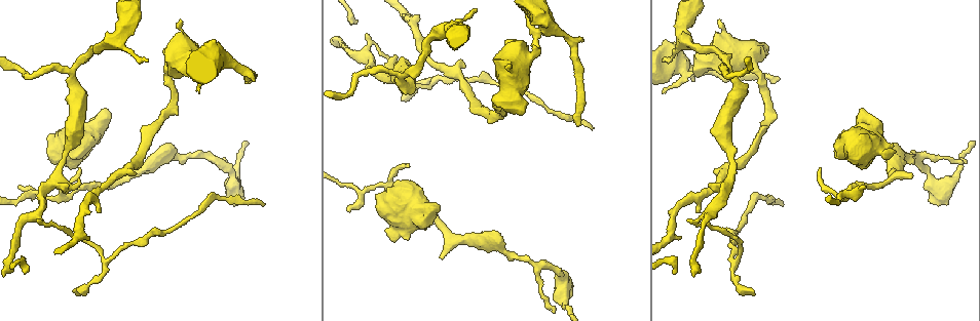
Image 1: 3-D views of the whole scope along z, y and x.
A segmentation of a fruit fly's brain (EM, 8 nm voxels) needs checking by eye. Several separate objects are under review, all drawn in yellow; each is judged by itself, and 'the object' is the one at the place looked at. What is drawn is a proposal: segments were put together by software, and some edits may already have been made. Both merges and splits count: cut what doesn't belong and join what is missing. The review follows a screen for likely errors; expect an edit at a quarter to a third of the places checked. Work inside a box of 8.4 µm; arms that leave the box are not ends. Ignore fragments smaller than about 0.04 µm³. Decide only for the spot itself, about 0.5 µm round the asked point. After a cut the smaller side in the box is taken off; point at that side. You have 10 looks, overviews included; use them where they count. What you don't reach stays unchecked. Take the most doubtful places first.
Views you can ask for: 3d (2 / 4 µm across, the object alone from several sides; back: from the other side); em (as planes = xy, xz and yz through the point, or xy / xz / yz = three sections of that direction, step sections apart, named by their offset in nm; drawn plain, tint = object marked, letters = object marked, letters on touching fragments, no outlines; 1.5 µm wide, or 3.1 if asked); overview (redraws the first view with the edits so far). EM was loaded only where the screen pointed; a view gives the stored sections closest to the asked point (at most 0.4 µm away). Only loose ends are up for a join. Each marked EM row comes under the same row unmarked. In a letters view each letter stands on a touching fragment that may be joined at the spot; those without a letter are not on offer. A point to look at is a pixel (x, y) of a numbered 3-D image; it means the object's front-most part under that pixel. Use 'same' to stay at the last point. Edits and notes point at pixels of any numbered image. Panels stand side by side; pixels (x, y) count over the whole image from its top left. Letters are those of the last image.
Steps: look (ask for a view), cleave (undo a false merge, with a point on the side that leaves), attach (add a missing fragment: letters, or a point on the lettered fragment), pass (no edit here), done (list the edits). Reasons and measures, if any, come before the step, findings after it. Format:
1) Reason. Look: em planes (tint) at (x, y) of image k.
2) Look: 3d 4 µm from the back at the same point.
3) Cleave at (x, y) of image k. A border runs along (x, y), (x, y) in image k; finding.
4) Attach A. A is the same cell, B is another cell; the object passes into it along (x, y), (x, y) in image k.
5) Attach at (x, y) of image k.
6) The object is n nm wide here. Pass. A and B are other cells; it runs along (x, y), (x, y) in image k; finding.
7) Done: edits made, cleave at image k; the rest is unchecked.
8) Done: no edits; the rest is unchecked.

Free end. Look: em planes (letters) at (708, 185) of image 1.

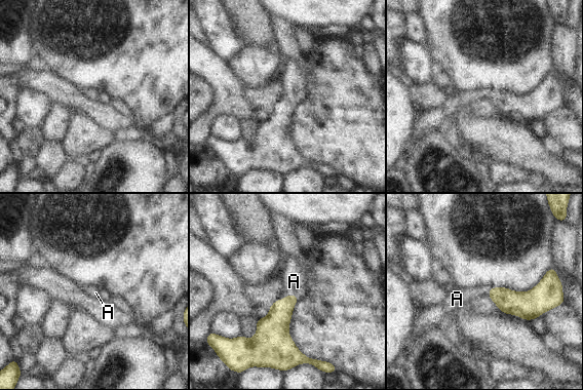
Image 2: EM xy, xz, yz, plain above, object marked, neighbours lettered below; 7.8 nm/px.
The longest contact is with A, 170 nm. Attach A. A is the same cell; the object passes into it along (277, 321), (288, 294), (294, 281) in image 2; the neuron continues.

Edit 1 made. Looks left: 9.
Look: overview.

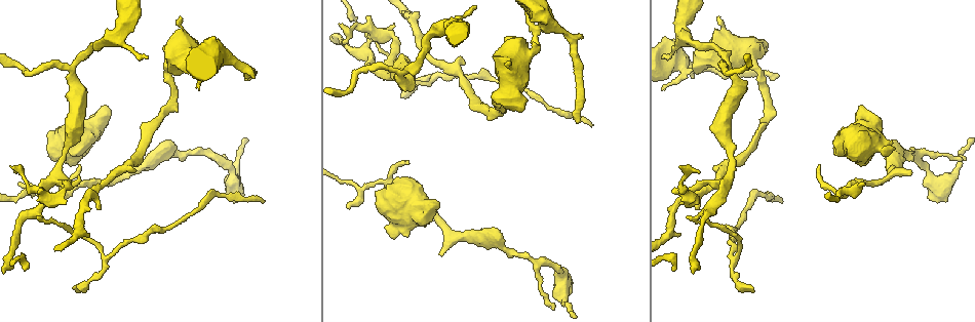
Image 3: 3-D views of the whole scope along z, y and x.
Look: em planes (tint) at (910, 170) of image 3.

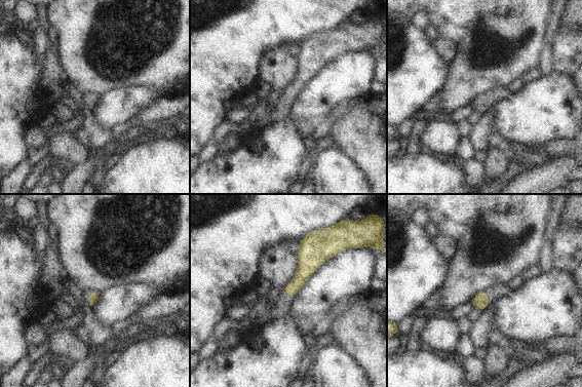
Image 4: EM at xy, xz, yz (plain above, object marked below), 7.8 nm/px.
See the neighbours. Look: em planes (letters) at the same point.

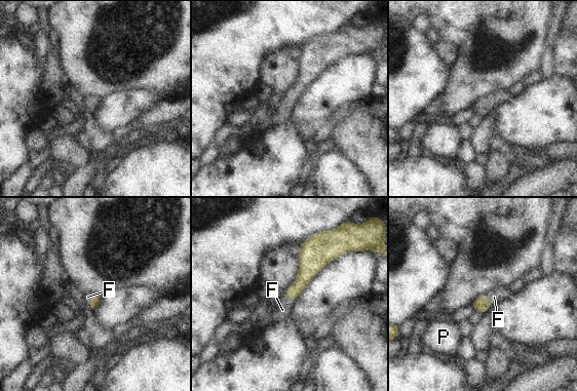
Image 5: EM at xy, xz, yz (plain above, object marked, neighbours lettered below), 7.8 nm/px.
Attach F. F is the same cell, P is another cell; it goes on there.

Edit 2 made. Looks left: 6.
An open end. Look: 3d 4 µm at (779, 76) of image 3.

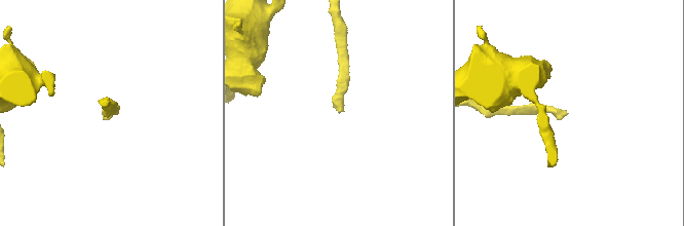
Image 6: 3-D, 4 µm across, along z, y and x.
Now the EM. Look: em planes (letters) at (342, 110) of image 6.

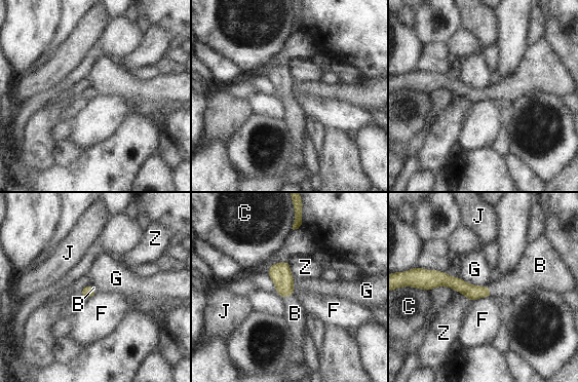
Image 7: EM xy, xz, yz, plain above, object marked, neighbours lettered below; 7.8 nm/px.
Attach B. B is the same cell, C, F, G, J and Z are other cells; the object passes into it along (471, 292), (491, 292), (506, 288) in image 7; the neuron continues.

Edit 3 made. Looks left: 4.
Look: overview.

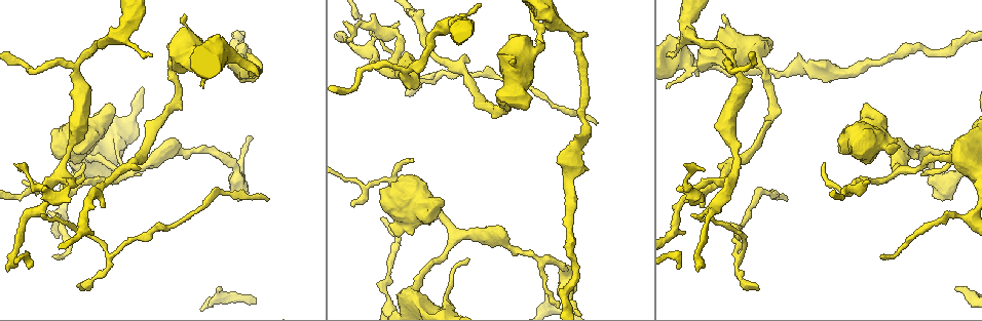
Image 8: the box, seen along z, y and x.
Thick end. Look: 3d 2 µm at (866, 105) of image 8.

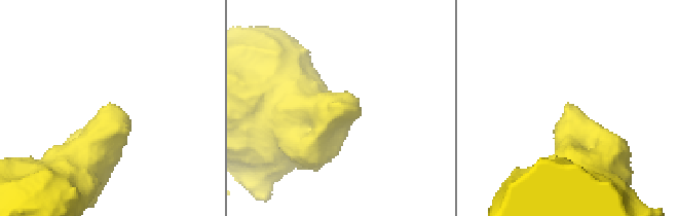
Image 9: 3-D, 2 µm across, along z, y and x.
Look: em planes (letters) at (348, 105) of image 9.

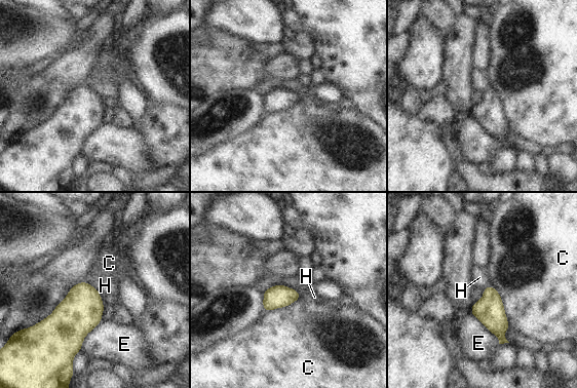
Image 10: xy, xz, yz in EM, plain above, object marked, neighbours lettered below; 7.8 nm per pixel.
Pass. C, E and H are other cells; a border runs along (471, 313), (497, 337), (499, 344) in image 10; none of them fits.

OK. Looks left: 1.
Done: edits made, attach at image 2, attach at image 5, attach at image 7; the rest is unchecked.

